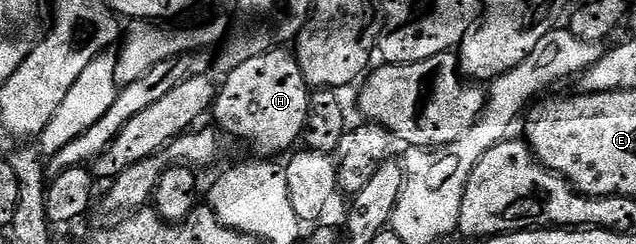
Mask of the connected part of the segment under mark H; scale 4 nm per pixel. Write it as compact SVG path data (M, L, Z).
M271 49L260 53L252 57L252 61L244 61L244 65L235 67L225 79L226 84L223 87L221 84L212 108L213 122L223 132L239 135L262 157L274 157L277 151L289 152L295 146L293 143L301 140L308 121L312 91L293 50Z

